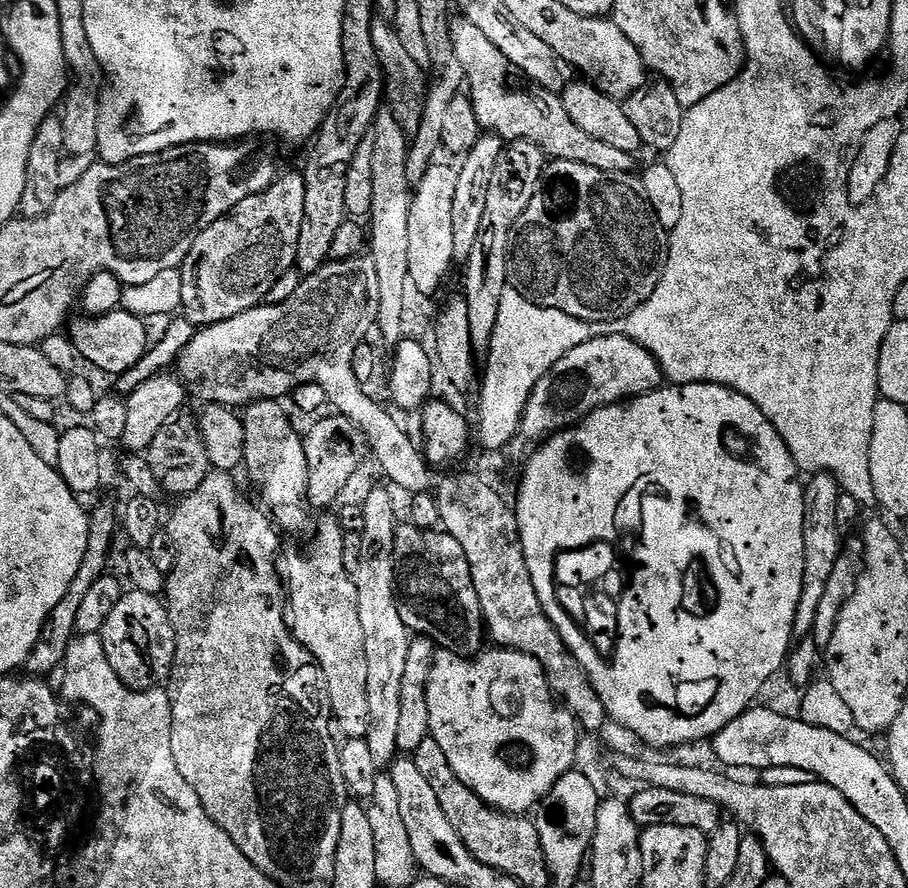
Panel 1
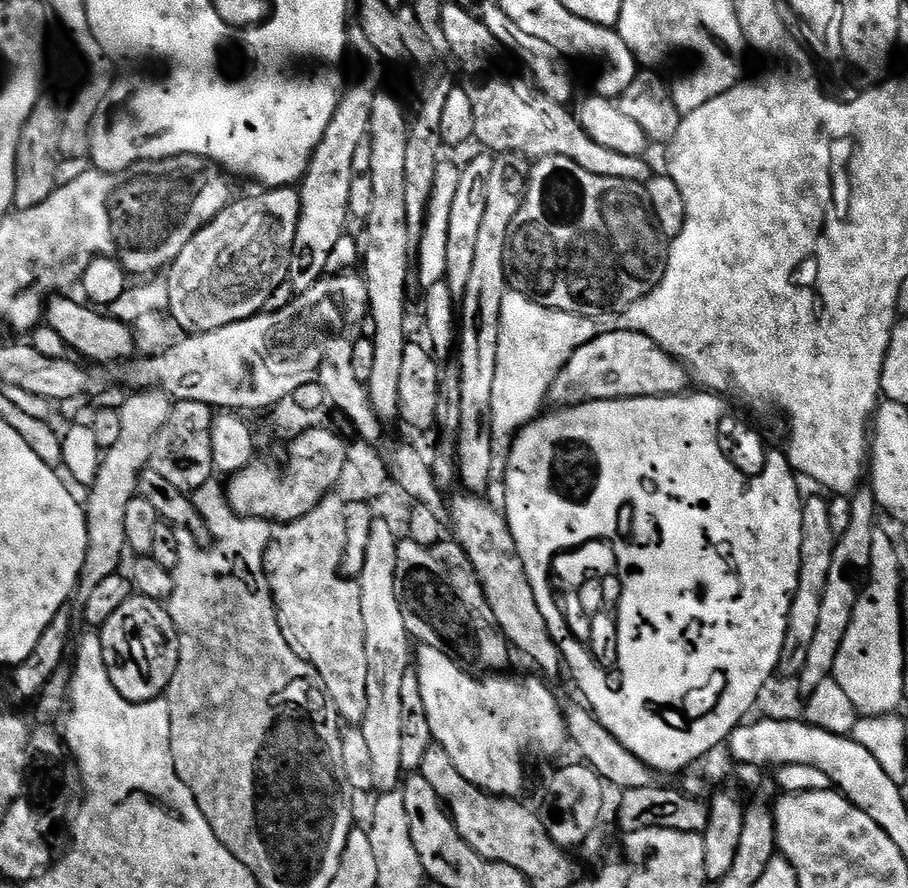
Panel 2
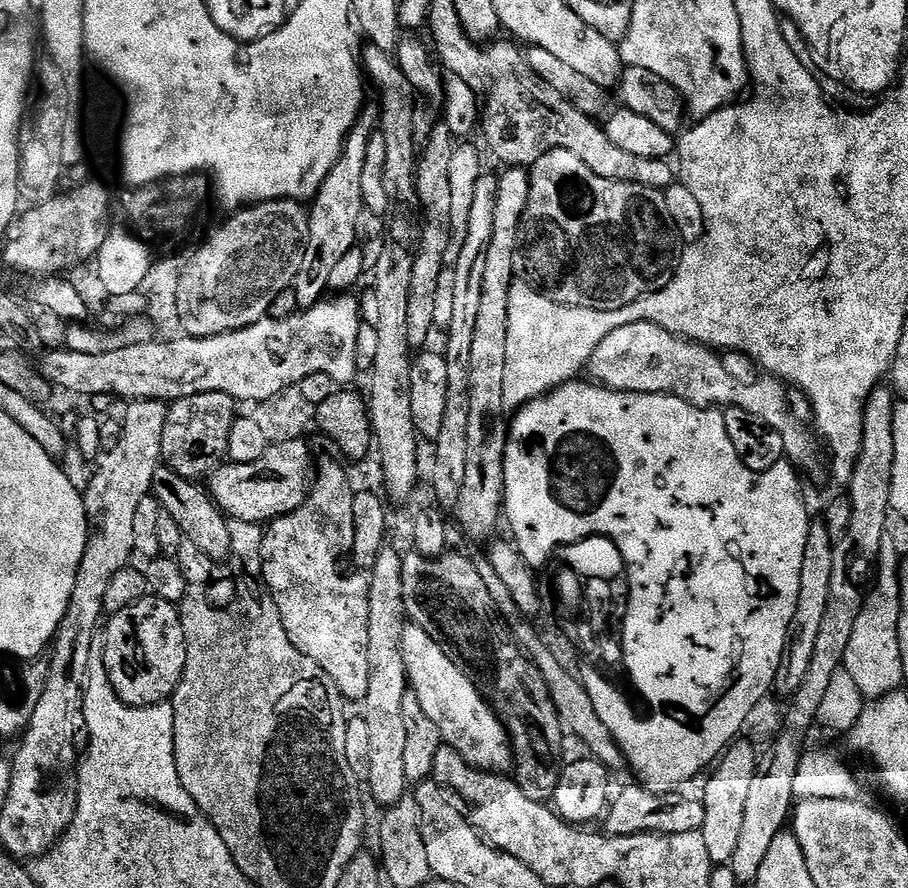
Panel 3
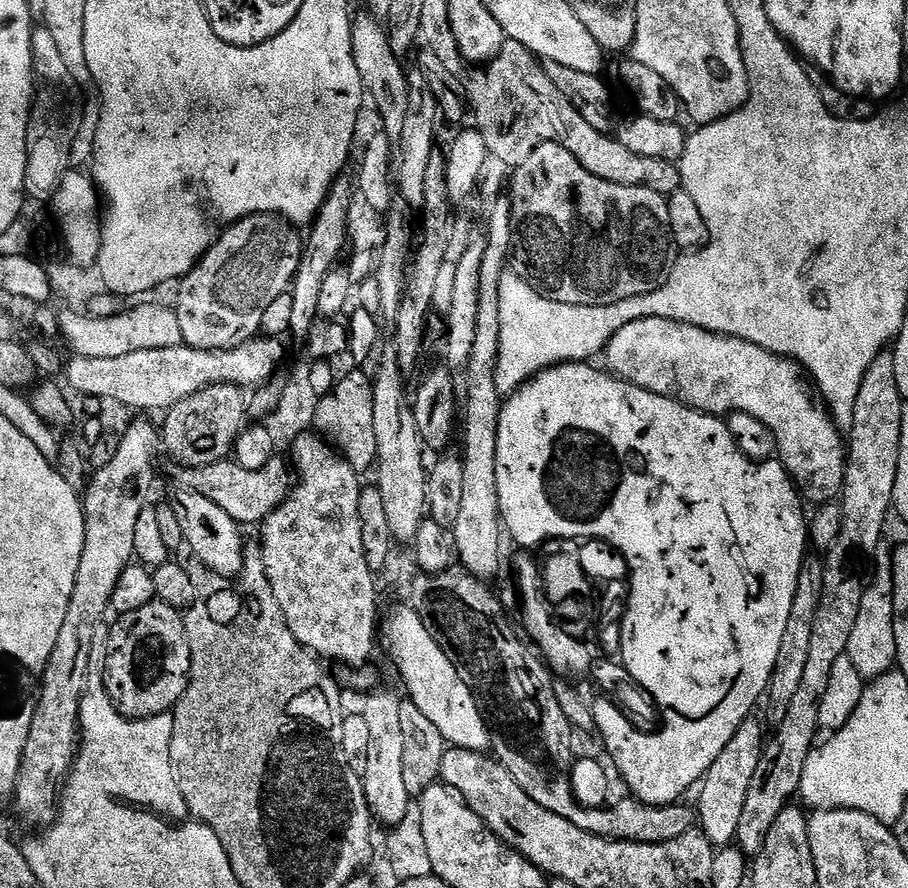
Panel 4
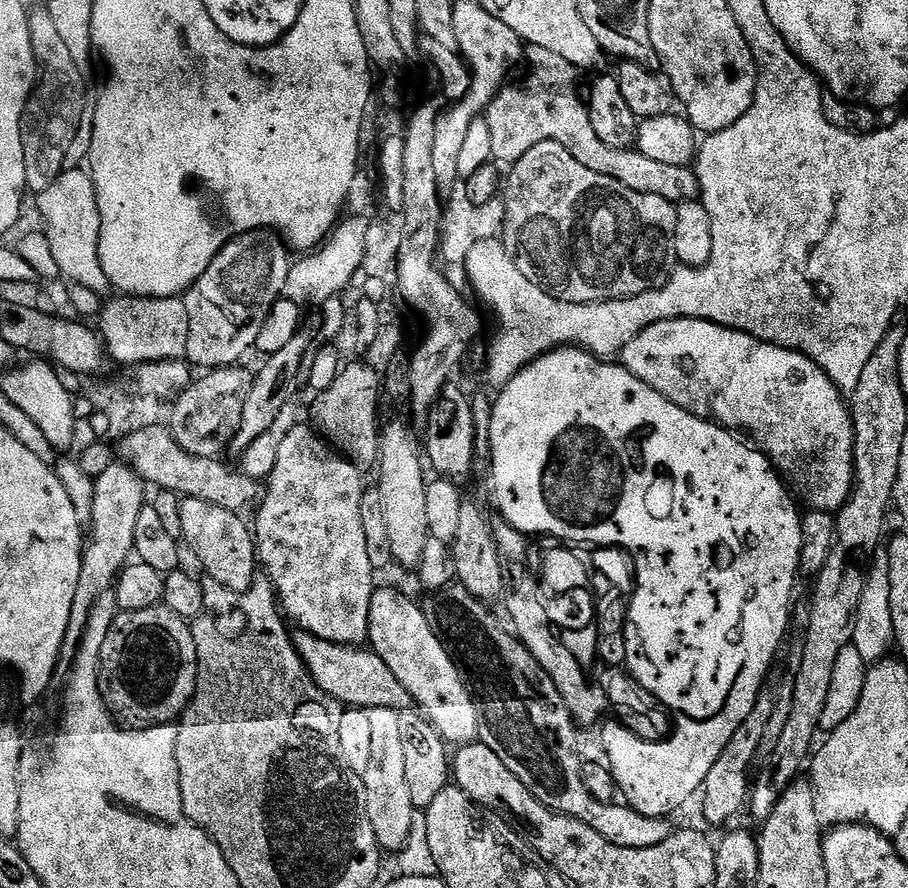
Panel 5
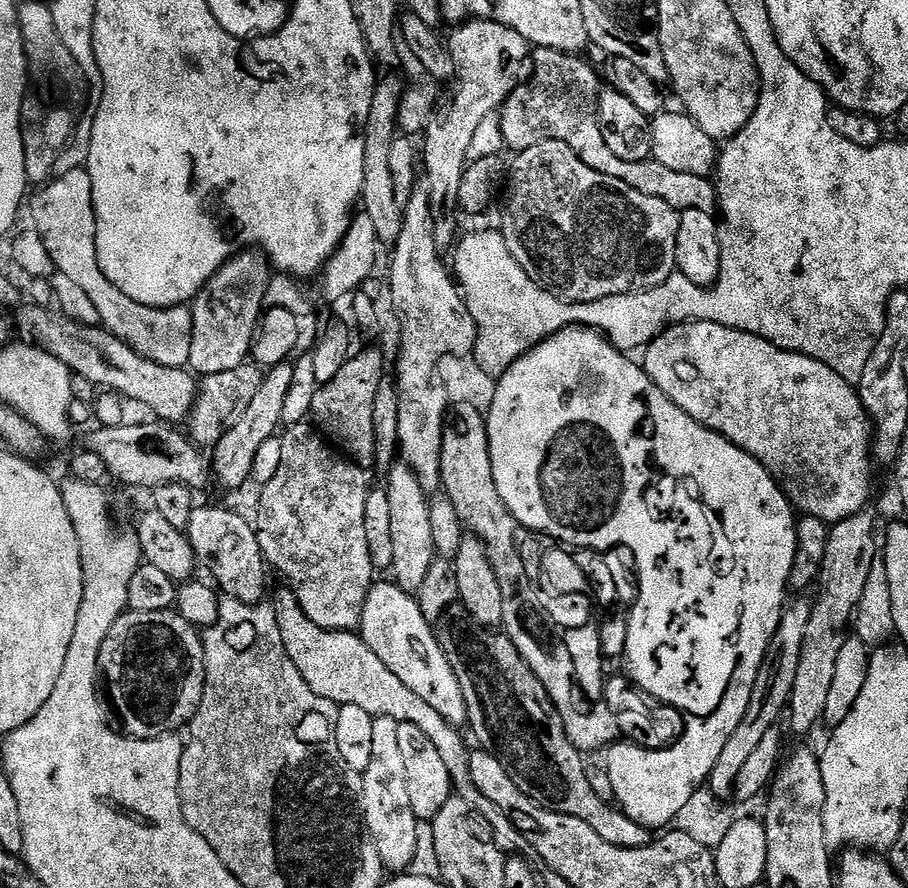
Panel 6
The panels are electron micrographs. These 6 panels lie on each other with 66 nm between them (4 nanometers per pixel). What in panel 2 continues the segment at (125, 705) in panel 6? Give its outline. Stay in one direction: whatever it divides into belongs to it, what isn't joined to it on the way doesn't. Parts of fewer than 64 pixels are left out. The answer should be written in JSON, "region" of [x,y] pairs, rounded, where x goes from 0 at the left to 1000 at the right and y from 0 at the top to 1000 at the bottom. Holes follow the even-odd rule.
{"region":[[[148,669],[109,708],[112,732],[117,741],[117,755],[121,759],[121,768],[126,768],[126,777],[149,793],[177,787],[187,773],[187,764],[192,764],[192,755],[196,755],[196,732],[198,715],[187,696],[184,684],[177,677],[166,676],[160,671]]]}

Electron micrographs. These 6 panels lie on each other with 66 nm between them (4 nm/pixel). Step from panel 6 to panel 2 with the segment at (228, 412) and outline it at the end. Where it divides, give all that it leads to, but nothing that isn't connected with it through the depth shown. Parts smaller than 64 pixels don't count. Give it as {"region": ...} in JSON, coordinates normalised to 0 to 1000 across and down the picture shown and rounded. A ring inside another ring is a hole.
{"region":[[[199,450],[191,454],[189,465],[178,480],[170,498],[165,526],[178,534],[186,543],[198,548],[206,556],[215,555],[227,542],[235,539],[236,498],[233,475],[236,461],[230,455]]]}

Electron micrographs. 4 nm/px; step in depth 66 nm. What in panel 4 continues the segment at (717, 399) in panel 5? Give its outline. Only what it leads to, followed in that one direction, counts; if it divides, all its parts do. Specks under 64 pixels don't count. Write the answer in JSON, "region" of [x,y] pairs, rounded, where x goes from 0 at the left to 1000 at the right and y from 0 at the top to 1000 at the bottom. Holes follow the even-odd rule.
{"region":[[[733,358],[694,363],[676,376],[663,405],[675,423],[746,450],[765,464],[794,471],[801,470],[801,464],[816,464],[834,473],[855,494],[854,512],[891,569],[915,568],[928,555],[931,492],[876,405],[854,401],[817,381],[792,378]]]}

